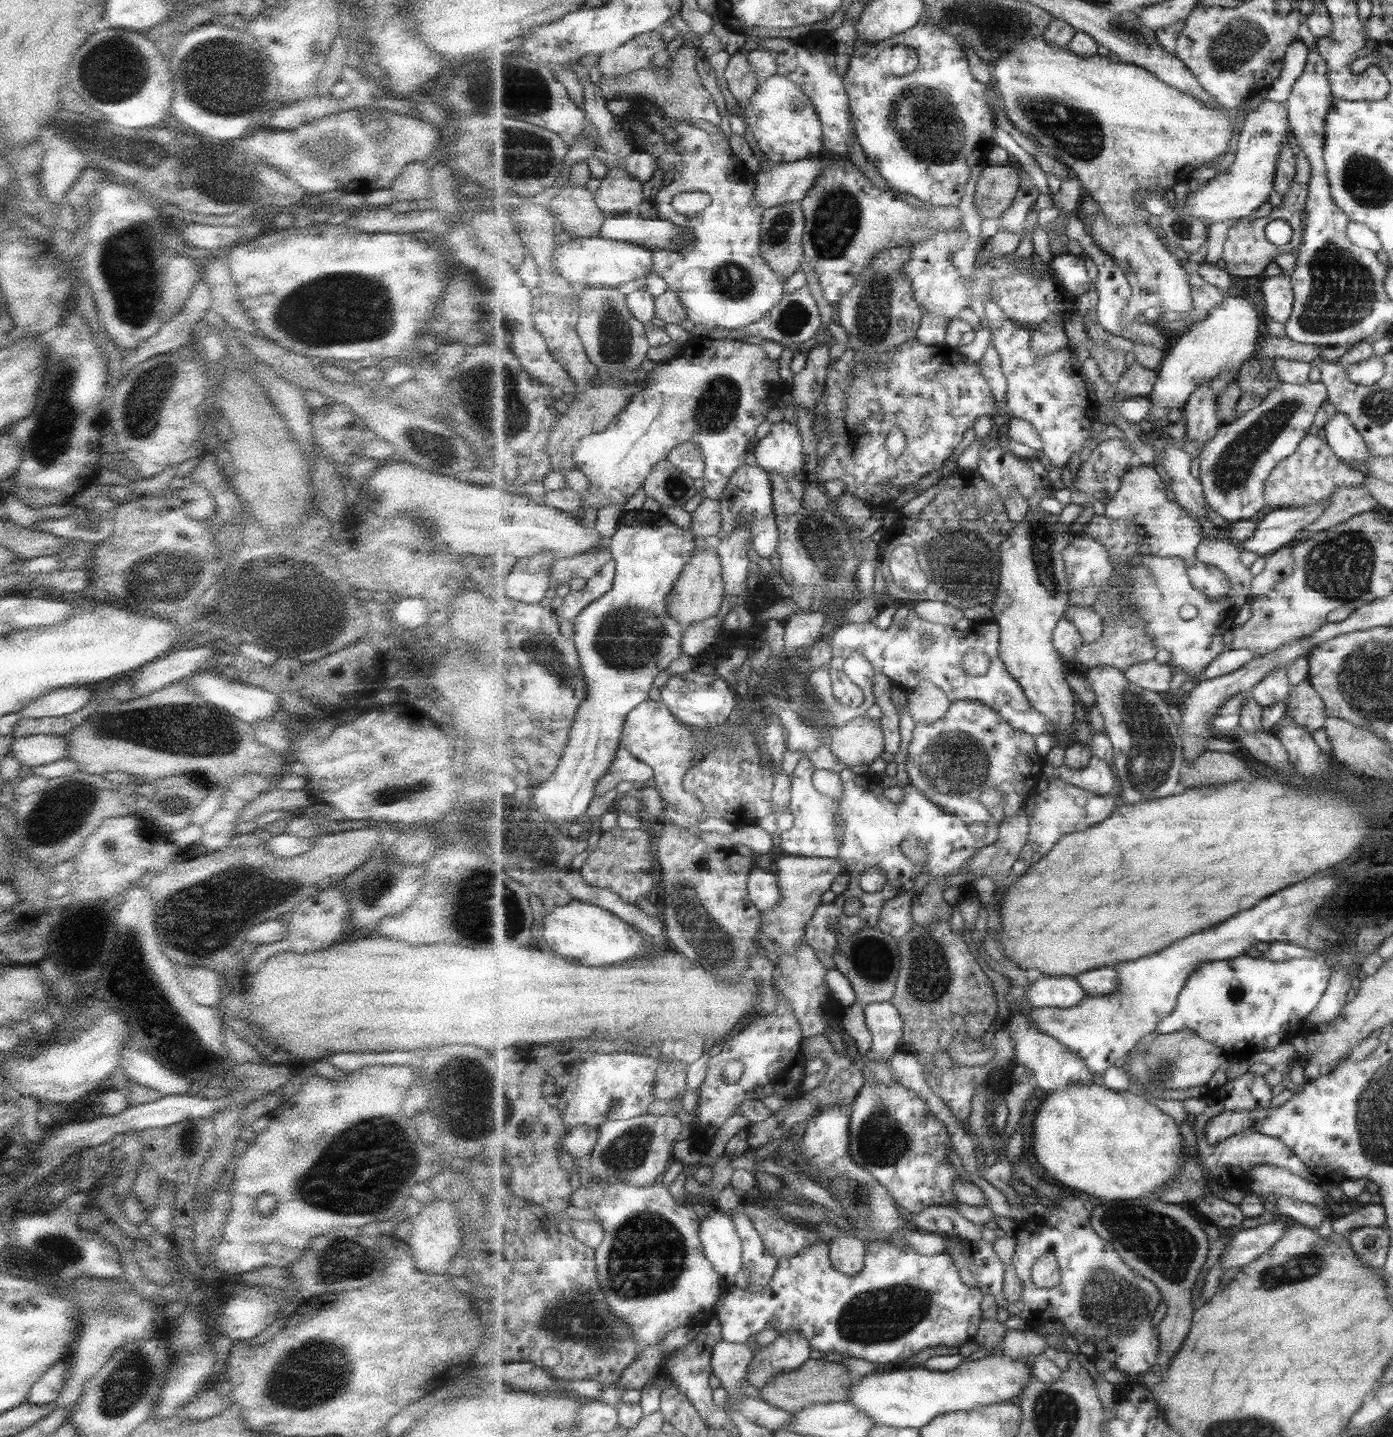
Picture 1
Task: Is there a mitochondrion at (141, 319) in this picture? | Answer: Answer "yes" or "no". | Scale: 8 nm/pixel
yes

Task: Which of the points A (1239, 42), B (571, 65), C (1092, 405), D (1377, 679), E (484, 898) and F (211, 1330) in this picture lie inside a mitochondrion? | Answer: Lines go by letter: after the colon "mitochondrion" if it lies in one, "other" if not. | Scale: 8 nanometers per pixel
A: mitochondrion
B: other
C: other
D: mitochondrion
E: mitochondrion
F: other

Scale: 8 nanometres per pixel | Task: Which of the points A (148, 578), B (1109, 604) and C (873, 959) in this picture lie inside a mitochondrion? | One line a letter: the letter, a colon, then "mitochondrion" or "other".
A: mitochondrion
B: mitochondrion
C: mitochondrion

